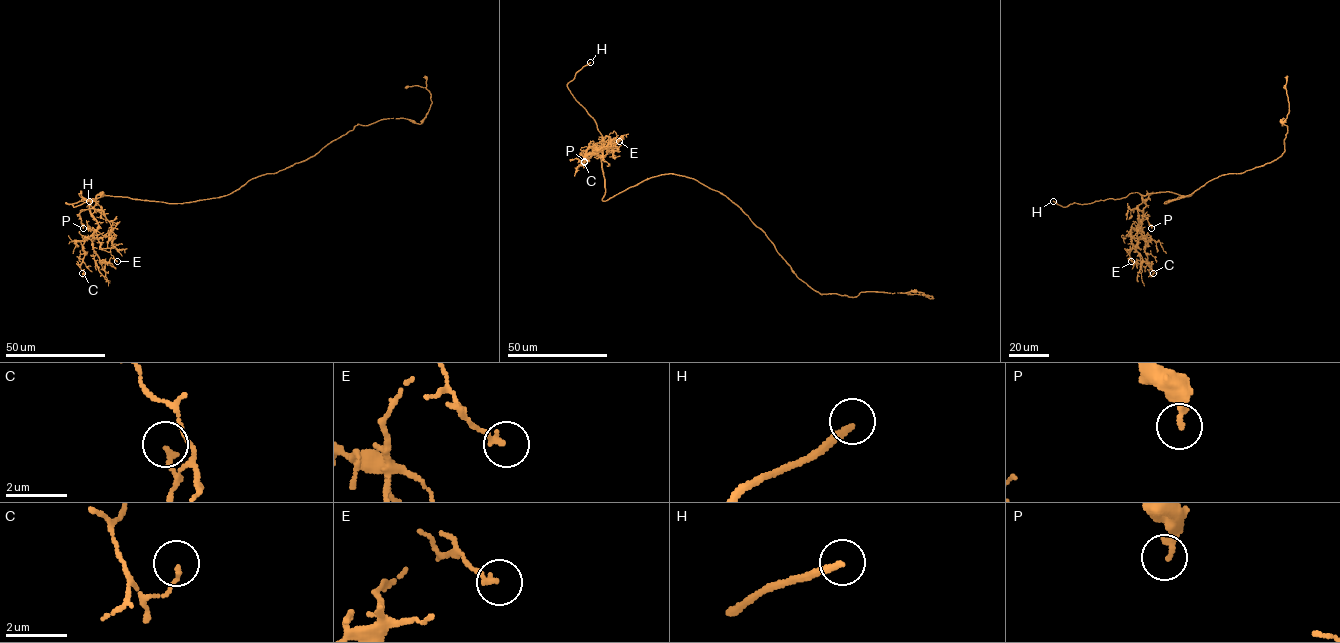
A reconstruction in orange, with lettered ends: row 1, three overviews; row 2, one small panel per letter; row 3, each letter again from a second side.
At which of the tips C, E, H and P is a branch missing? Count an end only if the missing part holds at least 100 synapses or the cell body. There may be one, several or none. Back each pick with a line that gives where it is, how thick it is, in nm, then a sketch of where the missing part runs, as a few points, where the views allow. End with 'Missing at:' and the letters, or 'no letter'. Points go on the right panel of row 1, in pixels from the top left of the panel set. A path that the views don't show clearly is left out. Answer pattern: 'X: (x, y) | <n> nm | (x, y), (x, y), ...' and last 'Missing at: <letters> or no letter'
H: (1053, 201) | 240 nm | (1053, 201), (1051, 198), (1056, 192), (1054, 182)
Missing at: H

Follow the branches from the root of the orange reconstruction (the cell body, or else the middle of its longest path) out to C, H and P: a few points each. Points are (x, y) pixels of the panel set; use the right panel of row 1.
C: (1188, 195), (1166, 203), (1191, 195), (1140, 195), (1146, 204), (1141, 233), (1149, 272), (1153, 273)
H: (1188, 195), (1166, 203), (1191, 195), (1135, 192), (1065, 207), (1053, 201)
P: (1188, 195), (1166, 203), (1191, 195), (1170, 192), (1140, 195), (1142, 202), (1136, 208), (1151, 228)

